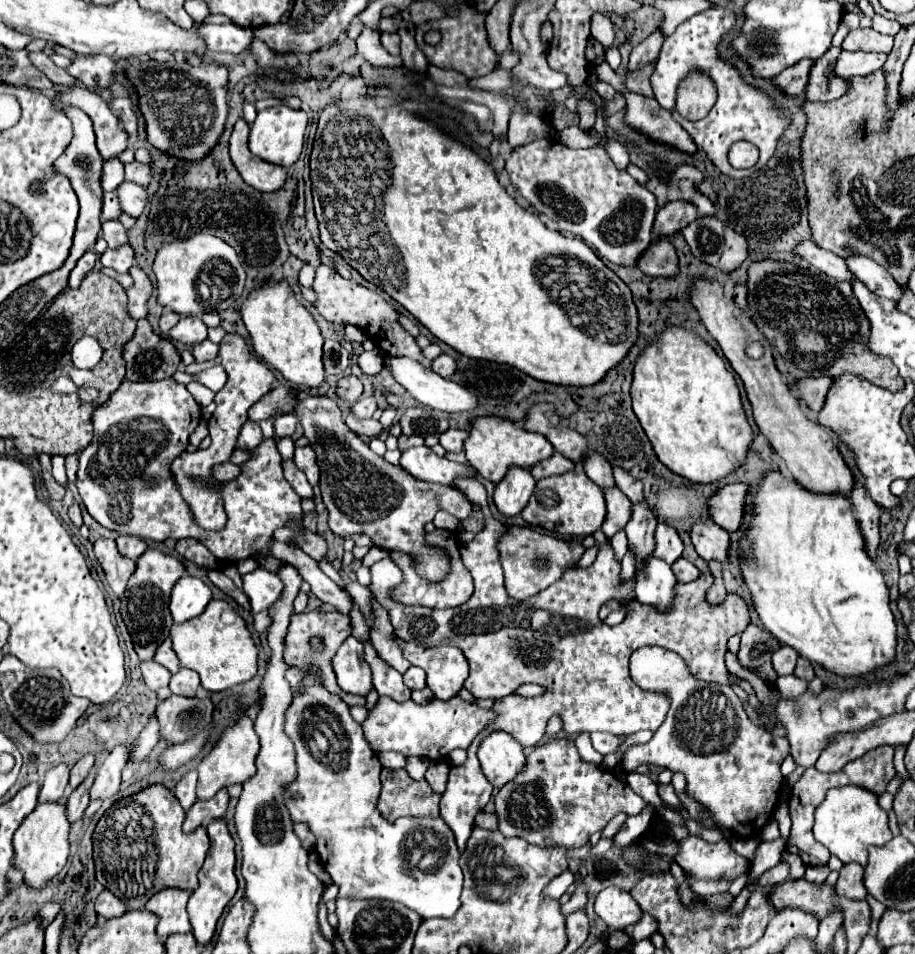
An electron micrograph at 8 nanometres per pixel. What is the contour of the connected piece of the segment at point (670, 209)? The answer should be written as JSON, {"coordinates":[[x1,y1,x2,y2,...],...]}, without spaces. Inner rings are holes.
{"coordinates":[[687,200,667,202,657,212,655,234,661,238,661,236,667,236,667,234,681,232,695,218,697,218,697,206,693,202,687,202]]}

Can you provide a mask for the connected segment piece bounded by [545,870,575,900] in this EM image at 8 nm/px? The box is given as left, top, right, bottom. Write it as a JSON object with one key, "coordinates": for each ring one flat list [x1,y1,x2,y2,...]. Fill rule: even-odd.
{"coordinates":[[565,870,563,874,559,874,559,876,545,888,545,894,559,900,559,898,567,892,567,888,569,888,573,882,575,882,575,874,569,872,569,870]]}

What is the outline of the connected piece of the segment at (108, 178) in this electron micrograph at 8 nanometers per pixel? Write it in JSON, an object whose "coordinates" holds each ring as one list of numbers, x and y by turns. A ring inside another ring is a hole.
{"coordinates":[[107,160,103,166,103,188,105,190,117,190,119,184,125,180,123,176,123,164,119,160]]}

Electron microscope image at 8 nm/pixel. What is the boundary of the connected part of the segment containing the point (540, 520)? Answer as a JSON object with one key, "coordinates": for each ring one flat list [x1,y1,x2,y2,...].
{"coordinates":[[583,470,567,472,567,476,551,476,537,482,529,504,521,512,523,520,531,526,541,526,561,536,589,536,595,534,605,520,603,490,587,478]]}

